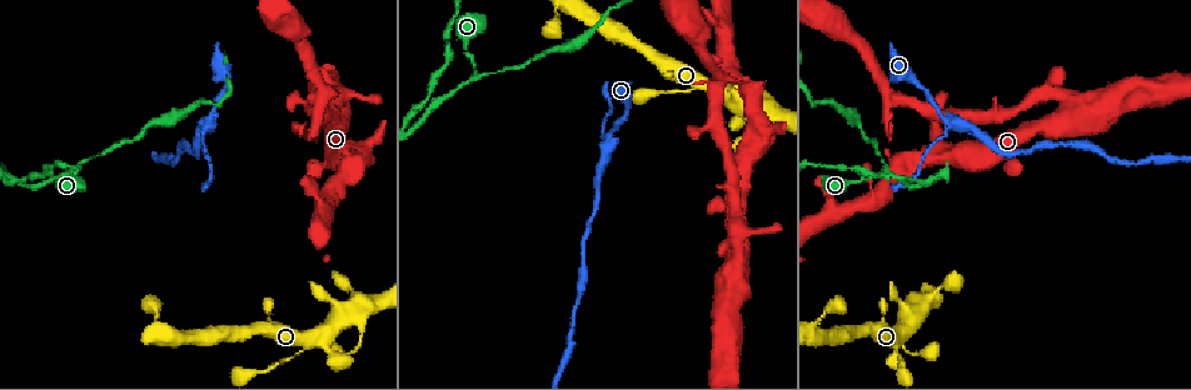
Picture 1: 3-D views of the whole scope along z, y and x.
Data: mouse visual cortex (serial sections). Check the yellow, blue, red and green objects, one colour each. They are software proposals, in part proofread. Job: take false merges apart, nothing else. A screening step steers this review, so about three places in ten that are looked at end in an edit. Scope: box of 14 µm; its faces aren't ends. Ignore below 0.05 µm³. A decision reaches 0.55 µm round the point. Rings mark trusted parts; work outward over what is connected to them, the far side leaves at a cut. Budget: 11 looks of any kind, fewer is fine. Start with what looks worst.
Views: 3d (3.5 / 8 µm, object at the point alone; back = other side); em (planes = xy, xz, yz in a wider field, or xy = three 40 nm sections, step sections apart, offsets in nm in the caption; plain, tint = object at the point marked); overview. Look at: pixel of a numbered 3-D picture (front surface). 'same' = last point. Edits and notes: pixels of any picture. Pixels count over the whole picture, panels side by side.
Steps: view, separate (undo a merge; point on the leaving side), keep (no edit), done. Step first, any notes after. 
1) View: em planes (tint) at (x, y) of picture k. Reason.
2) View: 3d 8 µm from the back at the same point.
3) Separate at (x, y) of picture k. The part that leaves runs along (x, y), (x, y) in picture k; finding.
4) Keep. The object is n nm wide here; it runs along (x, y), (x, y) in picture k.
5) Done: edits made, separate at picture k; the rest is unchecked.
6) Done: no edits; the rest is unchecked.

View: 3d 8 µm at (473, 77) of picture 1.

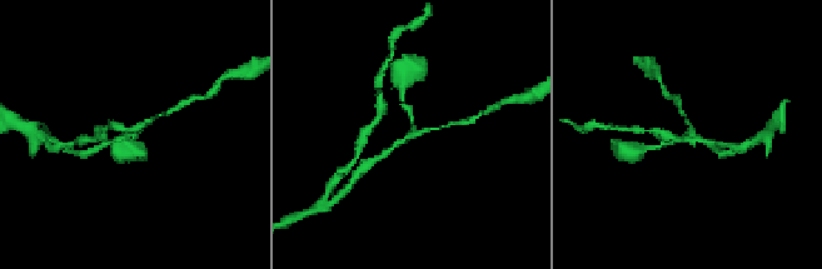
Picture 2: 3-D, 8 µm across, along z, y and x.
View: 3d 3.5 µm at (687, 133) of picture 2.

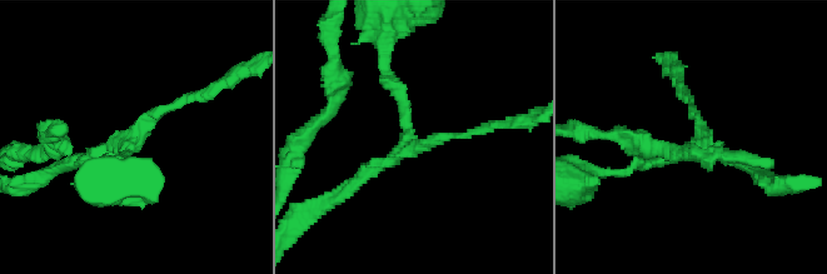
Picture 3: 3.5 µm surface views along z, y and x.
View: em xy step 3 (tint) at (125, 146) of picture 3. 3 arms meet here; the arms are 100, 150, 150 nm wide; shape alone is not enough.

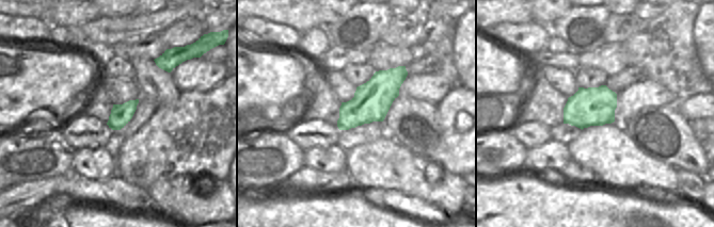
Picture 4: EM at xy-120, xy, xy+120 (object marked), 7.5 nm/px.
Keep. The object is 280 nm wide here; it runs along (383, 73), (405, 101), (405, 147), (340, 194) in picture 3; continuous, no second cell.

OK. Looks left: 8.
View: 3d 8 µm at (936, 180) of picture 1.

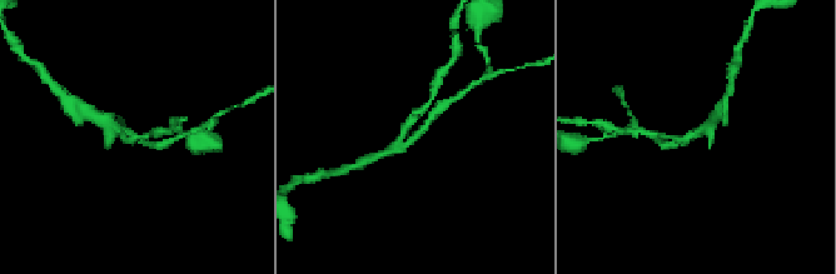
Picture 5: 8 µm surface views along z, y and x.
View: 3d 3.5 µm at (695, 138) of picture 5. Zoom in.

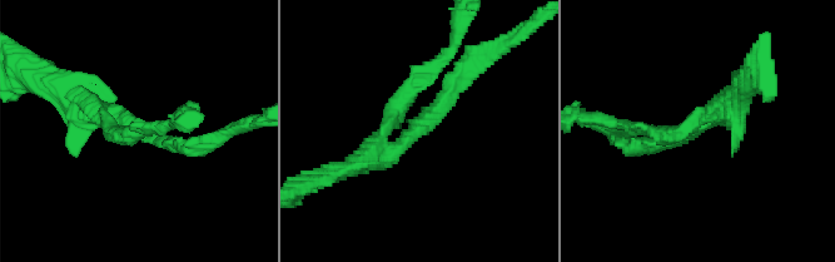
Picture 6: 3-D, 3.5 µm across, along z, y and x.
Keep. 3 arms meet here; it runs along (193, 146), (120, 134), (155, 127) in picture 6; one cell here.

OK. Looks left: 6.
View: em planes (tint) at (211, 122) of picture 1. Branch point.

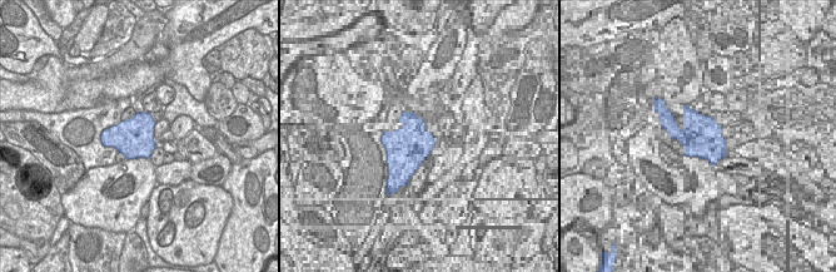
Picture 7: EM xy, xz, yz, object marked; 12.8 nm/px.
View: 3d 3.5 µm from the back at the same point. Wider look.

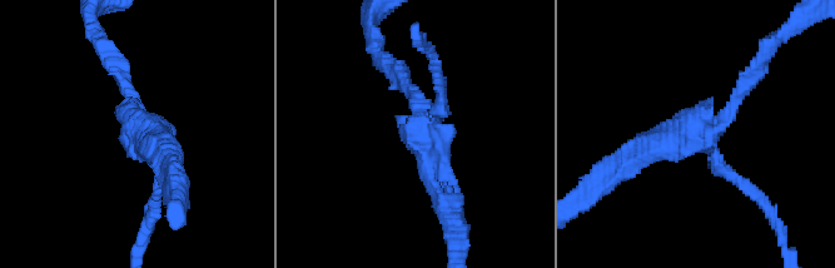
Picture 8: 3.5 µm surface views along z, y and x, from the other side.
Separate at (741, 183) of picture 8. The arms are 150, 200, 300 nm wide; the part that leaves runs along (715, 149), (781, 234) in picture 8; a second cell is stuck on.

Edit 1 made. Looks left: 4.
View: overview. See it whole again.

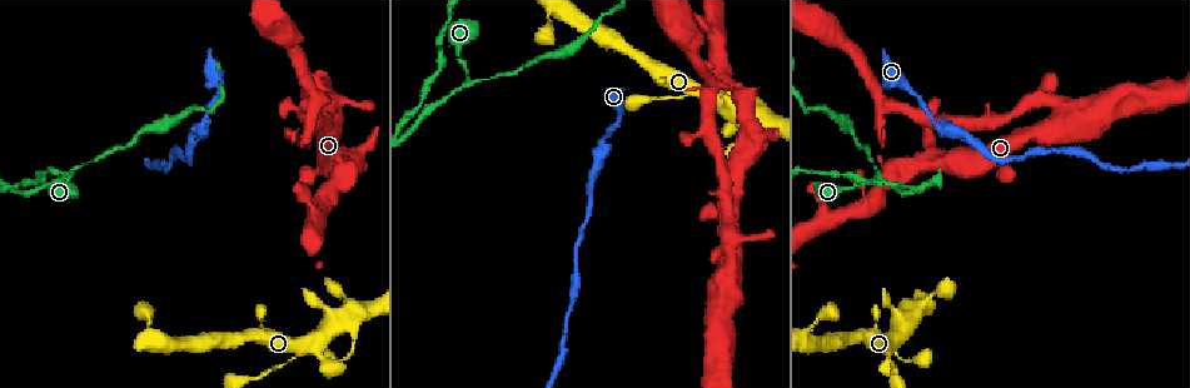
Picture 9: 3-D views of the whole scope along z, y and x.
View: 3d 8 µm at (311, 339) of picture 9. Looks like a crossing.

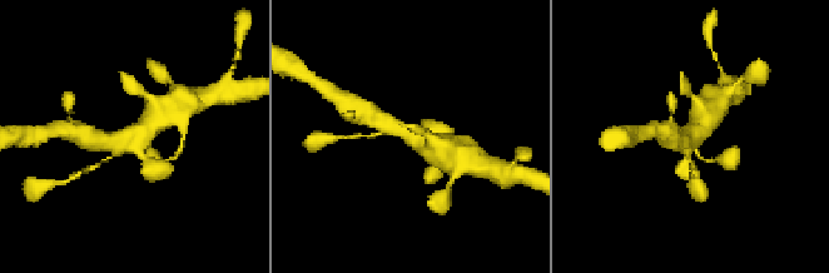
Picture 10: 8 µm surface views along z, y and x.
View: 3d 3.5 µm at (127, 138) of picture 10. Zoom in.

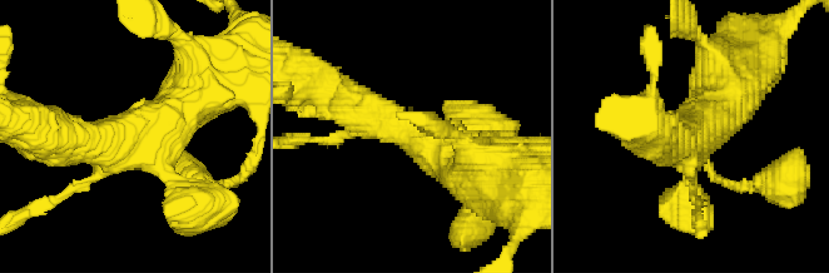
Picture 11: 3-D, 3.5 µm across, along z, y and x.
View: em xy step 3 (tint) at (132, 133) of picture 11. 4 arms meet here; the arms are 150, 200, 500, 700 nm wide.

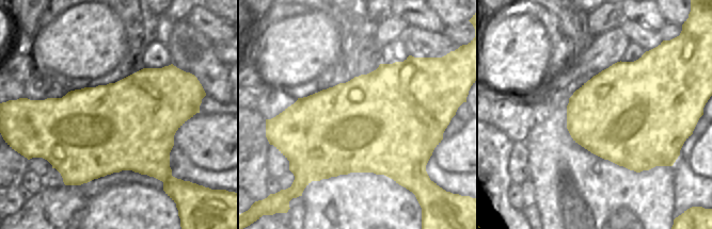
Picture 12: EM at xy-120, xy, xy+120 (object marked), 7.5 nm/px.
Keep. It runs along (329, 93), (478, 169) in picture 11; continuous, no second cell.

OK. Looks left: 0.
Done: edits made, separate at picture 8; the rest is unchecked.

